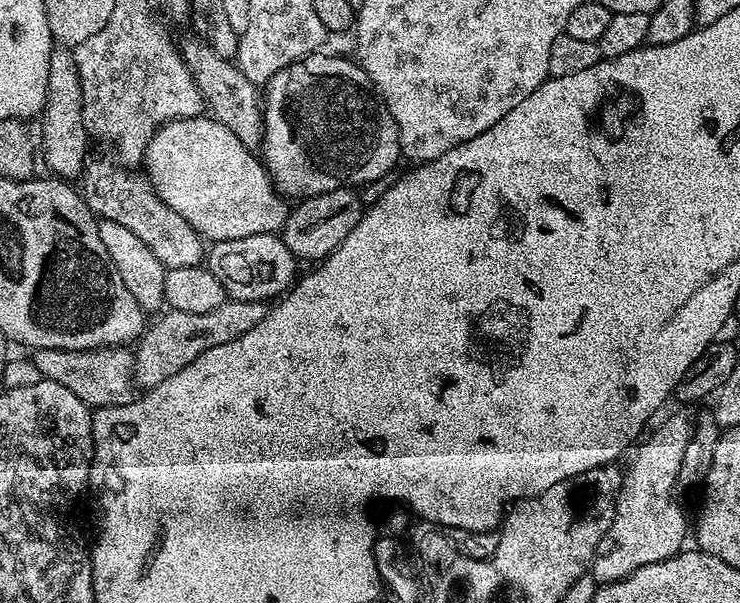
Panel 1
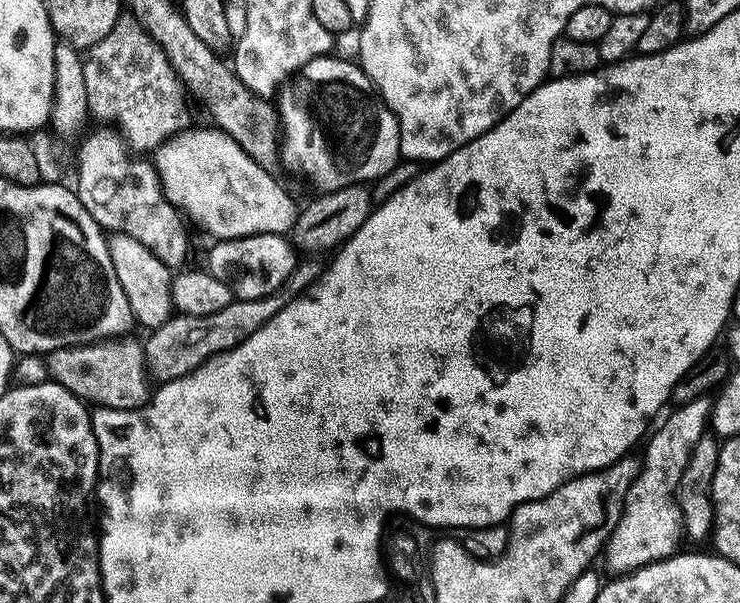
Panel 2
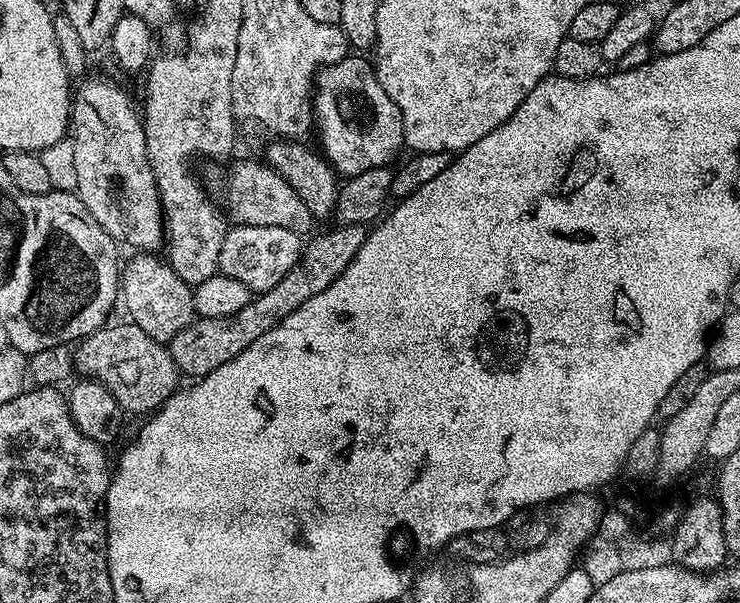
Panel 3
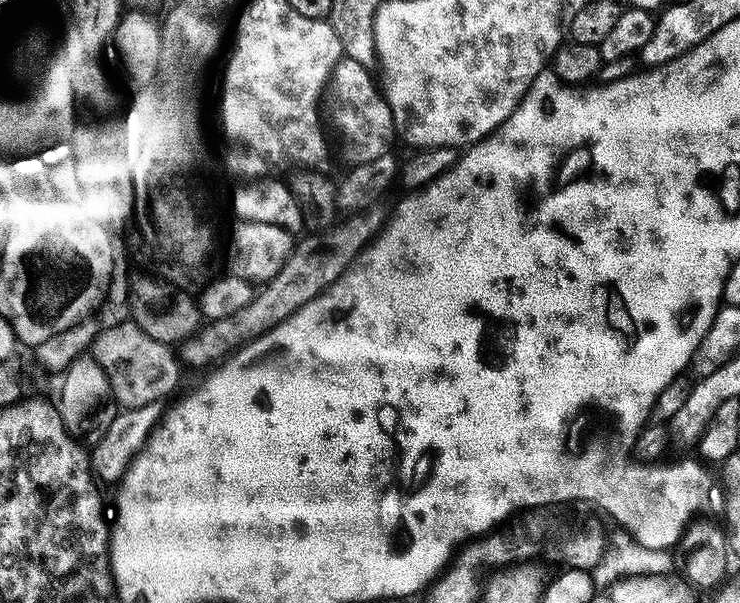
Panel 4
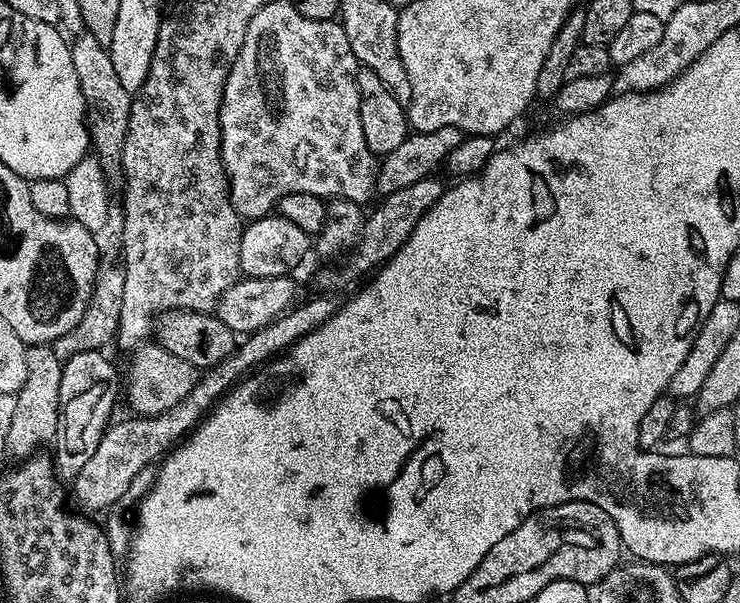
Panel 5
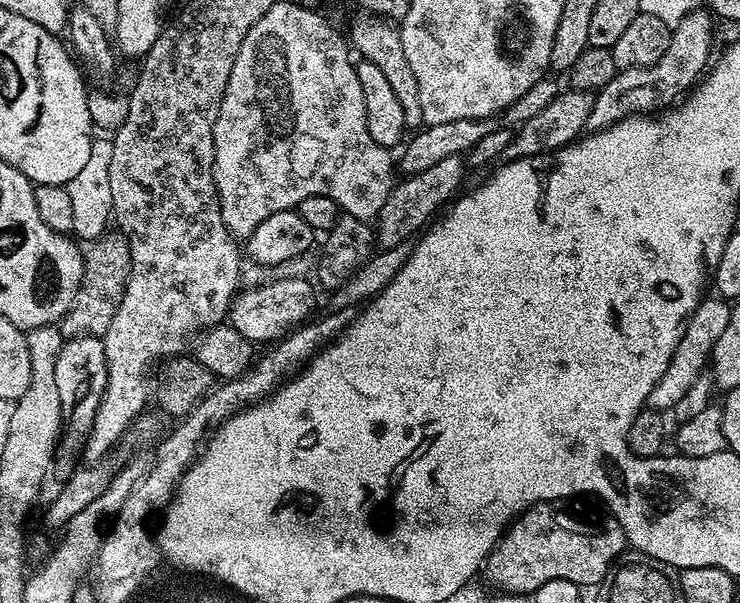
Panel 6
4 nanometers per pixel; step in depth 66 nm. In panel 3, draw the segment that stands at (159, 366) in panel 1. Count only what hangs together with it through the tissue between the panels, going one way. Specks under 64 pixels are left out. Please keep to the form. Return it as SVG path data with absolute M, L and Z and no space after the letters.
M340 224L328 232L328 236L316 236L312 241L303 245L297 264L288 271L285 276L270 290L253 295L238 314L226 314L226 318L196 318L187 324L178 334L174 334L172 340L167 341L168 354L177 369L184 372L188 378L199 378L210 374L218 366L230 362L242 350L246 350L262 334L269 332L274 326L278 326L302 302L310 302L314 294L322 294L322 290L329 288L346 270L358 254L362 242L366 242L369 229L362 224Z

